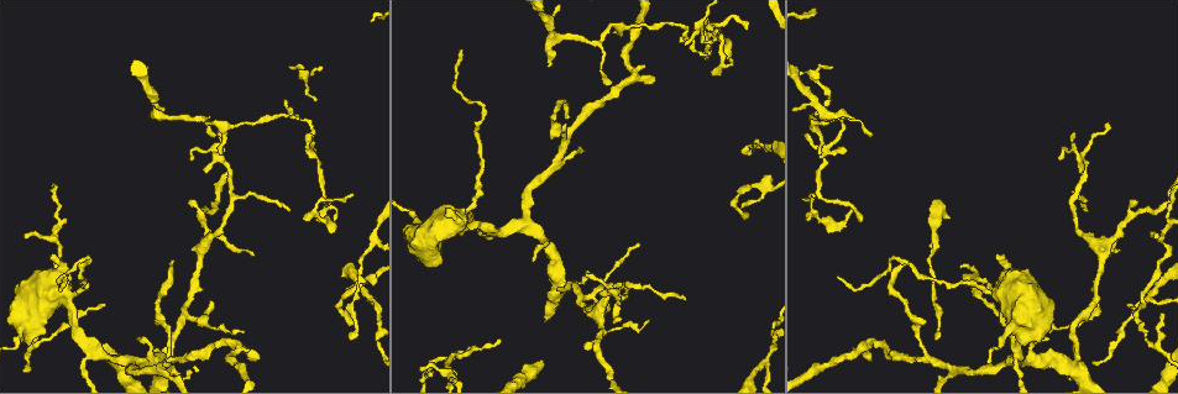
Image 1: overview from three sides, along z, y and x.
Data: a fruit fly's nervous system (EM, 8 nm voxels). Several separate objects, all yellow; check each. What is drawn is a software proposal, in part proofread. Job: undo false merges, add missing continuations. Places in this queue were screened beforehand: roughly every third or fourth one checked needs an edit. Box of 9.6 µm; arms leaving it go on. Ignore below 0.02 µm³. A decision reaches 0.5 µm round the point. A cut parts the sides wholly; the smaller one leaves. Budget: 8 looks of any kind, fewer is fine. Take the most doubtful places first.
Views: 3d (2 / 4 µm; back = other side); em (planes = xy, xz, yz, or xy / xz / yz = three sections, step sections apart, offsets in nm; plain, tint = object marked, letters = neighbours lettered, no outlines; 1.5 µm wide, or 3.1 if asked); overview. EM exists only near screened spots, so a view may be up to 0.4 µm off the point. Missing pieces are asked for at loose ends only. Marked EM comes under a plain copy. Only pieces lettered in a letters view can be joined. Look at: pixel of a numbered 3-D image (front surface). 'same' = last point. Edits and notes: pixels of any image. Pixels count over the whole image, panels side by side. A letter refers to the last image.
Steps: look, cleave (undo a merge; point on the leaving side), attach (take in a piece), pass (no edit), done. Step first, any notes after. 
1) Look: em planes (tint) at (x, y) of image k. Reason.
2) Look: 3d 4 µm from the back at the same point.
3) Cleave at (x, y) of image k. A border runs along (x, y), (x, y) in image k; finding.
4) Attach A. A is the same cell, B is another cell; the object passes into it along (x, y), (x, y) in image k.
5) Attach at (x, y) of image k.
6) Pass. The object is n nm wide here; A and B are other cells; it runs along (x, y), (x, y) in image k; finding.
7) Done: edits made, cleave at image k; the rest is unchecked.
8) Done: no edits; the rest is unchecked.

Look: em planes (letters) at (577, 294) of image 1. Abrupt turn.

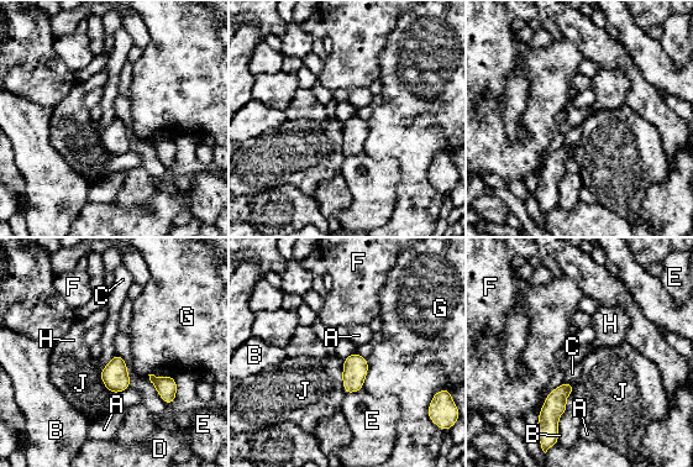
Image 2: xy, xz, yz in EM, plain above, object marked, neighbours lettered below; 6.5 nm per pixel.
Pass. The object is 30 nm wide here; A, B, C, D, E, F, G, H and J are other cells; a border runs along (342, 360), (342, 391), (345, 394) in image 2; continuous, no second neuron.

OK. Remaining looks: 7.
Look: em xz step 8 (tint) at (318, 221) of image 1. Thin end.

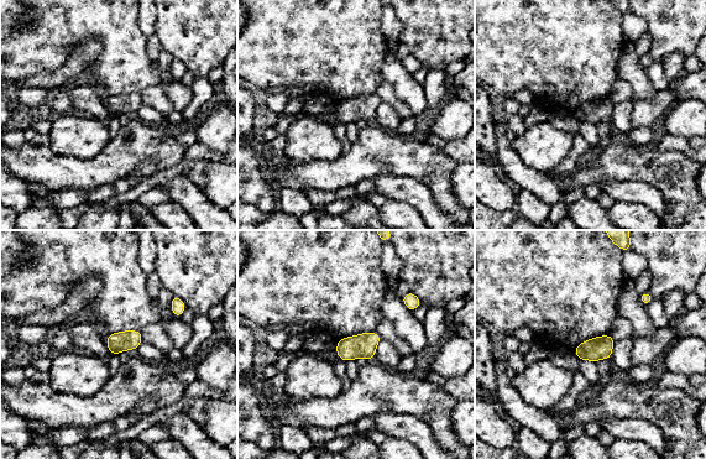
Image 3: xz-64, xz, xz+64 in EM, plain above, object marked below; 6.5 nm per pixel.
Look: em planes (tint) at the same point. Cut it another way.

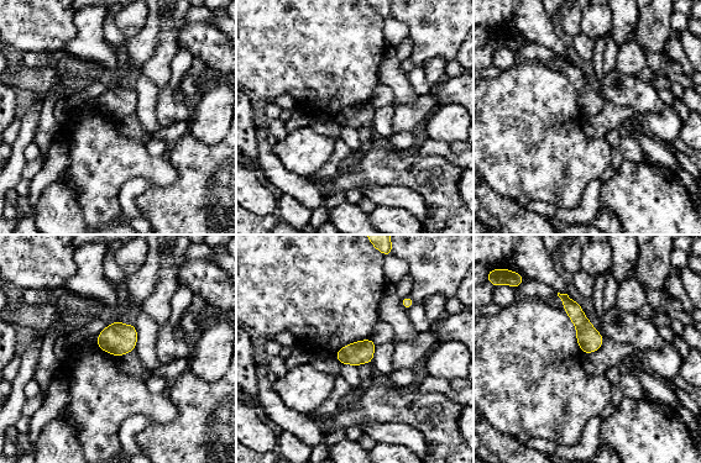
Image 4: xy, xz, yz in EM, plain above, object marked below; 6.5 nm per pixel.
Look: em planes (letters) at the same point. What lies round it.

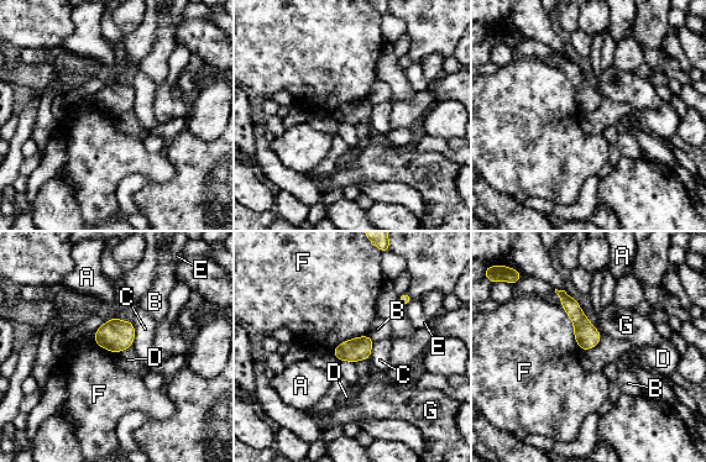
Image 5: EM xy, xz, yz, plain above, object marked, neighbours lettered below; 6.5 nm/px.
Pass. The longest contact is with F, 320 nm; A, B, C, D, E, F and G are other cells; no lettered piece goes on from it.

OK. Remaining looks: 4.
Look: 3d 4 µm at (595, 42) of image 1. Sharp bend.

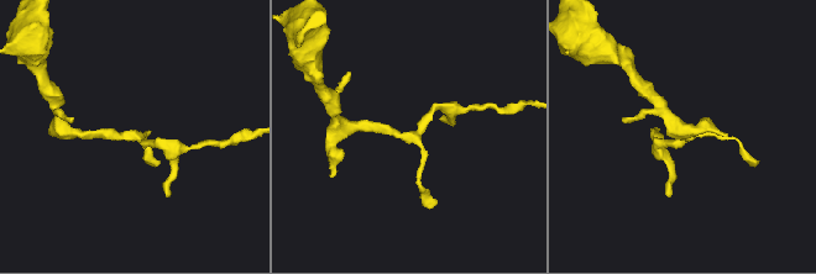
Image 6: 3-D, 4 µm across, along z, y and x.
Look: em planes (tint) at (134, 134) of image 6. Shape alone is not enough.

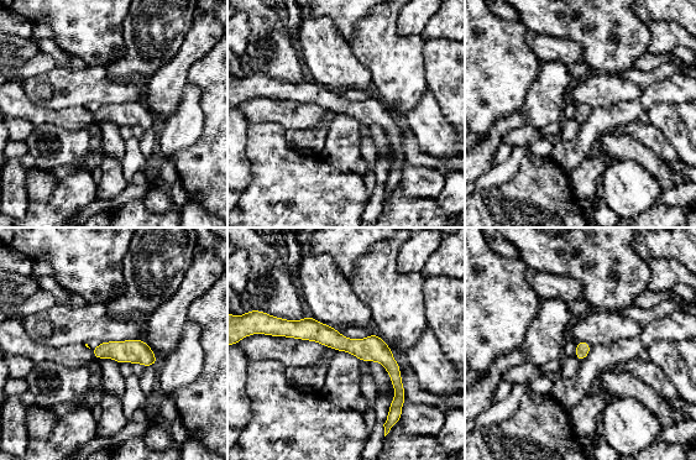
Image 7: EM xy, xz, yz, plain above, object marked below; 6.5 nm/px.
Look: em planes (letters) at the same point.

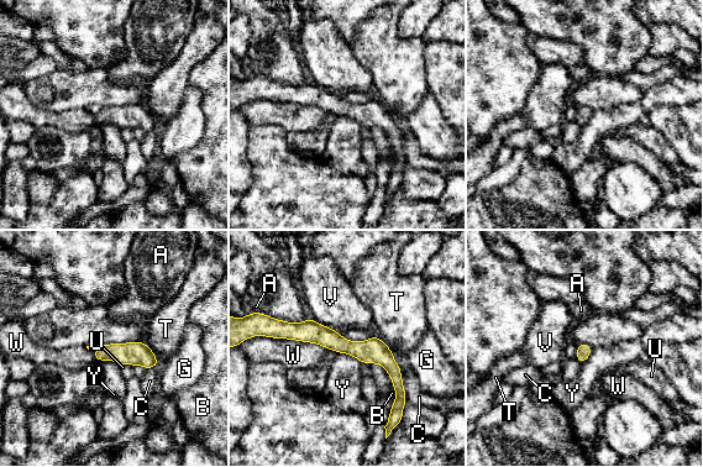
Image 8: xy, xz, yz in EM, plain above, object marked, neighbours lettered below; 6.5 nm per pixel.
Pass. A, B, C, G, T, U, V, W and Y are other cells; it runs along (298, 335), (374, 351), (394, 371), (399, 416) in image 8; all the same neuron.

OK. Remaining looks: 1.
Done: no edits; the rest is unchecked.

